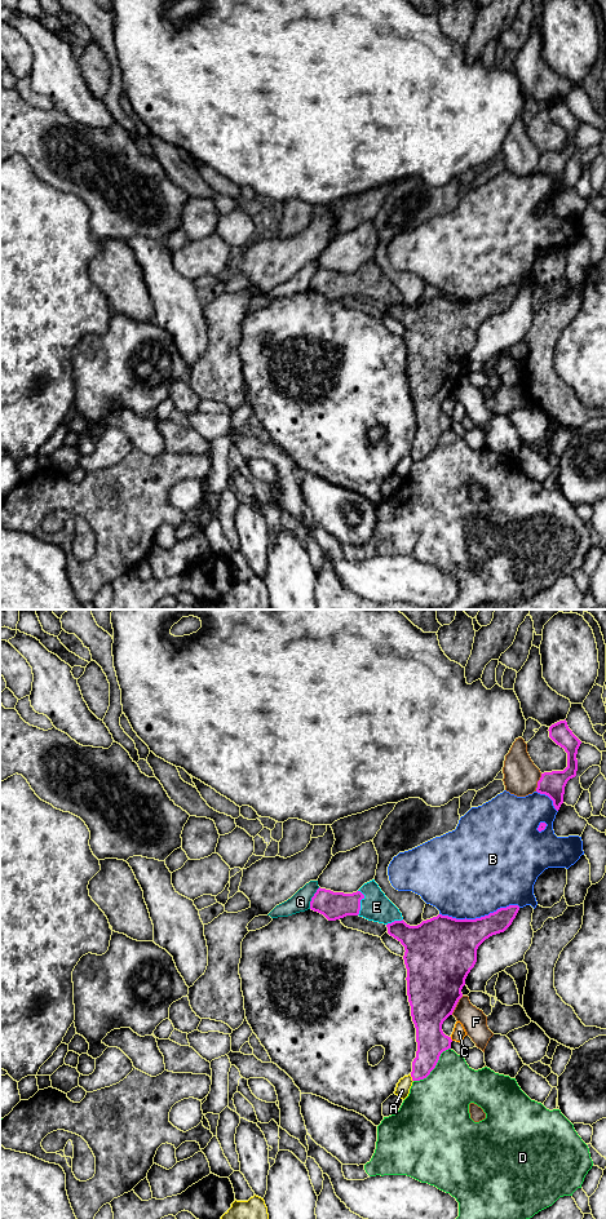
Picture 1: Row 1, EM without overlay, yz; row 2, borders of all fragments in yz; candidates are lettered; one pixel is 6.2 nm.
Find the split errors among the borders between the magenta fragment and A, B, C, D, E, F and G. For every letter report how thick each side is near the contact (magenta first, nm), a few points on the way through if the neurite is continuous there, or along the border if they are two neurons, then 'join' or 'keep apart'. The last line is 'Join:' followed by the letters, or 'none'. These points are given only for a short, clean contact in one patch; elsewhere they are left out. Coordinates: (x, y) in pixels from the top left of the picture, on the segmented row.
A: 180 nm thick on the magenta side, 90 nm on the other; keep apart
B: 320 nm thick on the magenta side, 500 nm on the other; keep apart
C: 260 nm thick on the magenta side, 80 nm on the other; border along yz (450, 1037), (452, 1040); keep apart
D: 180 nm thick on the magenta side, 400 nm on the other; keep apart
E: 180 nm thick on the magenta side, 180 nm on the other; join
F: 380 nm thick on the magenta side, 160 nm on the other; keep apart
G: 180 nm thick on the magenta side, 120 nm on the other; border along yz (319, 887), (312, 898), (309, 908); keep apart
Join: E

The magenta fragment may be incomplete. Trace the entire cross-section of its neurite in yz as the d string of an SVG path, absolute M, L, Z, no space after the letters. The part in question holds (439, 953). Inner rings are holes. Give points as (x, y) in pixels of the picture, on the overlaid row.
M372 879L353 894L319 887L310 909L328 921L359 916L384 923L388 934L404 947L407 996L417 1042L411 1077L420 1081L435 1068L441 1054L451 1049L452 1040L443 1033L442 1024L463 997L461 989L477 962L478 947L490 936L504 932L519 907L500 908L475 919L438 914L410 926Z

